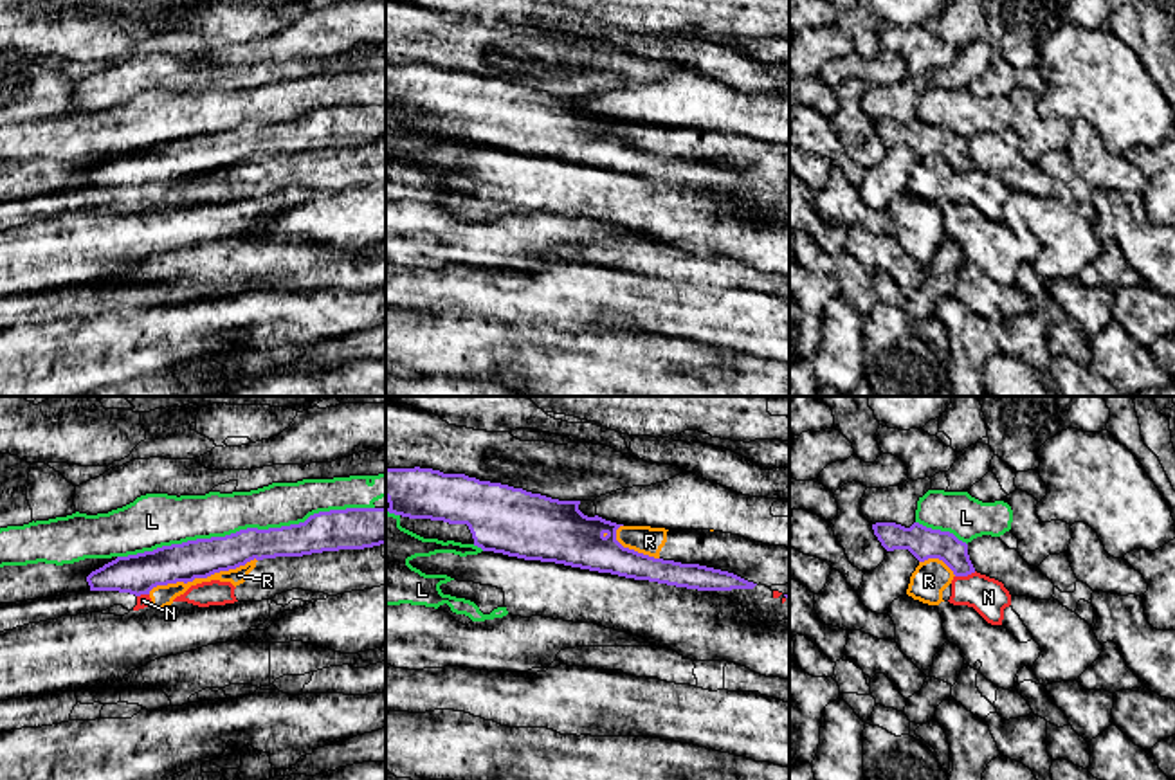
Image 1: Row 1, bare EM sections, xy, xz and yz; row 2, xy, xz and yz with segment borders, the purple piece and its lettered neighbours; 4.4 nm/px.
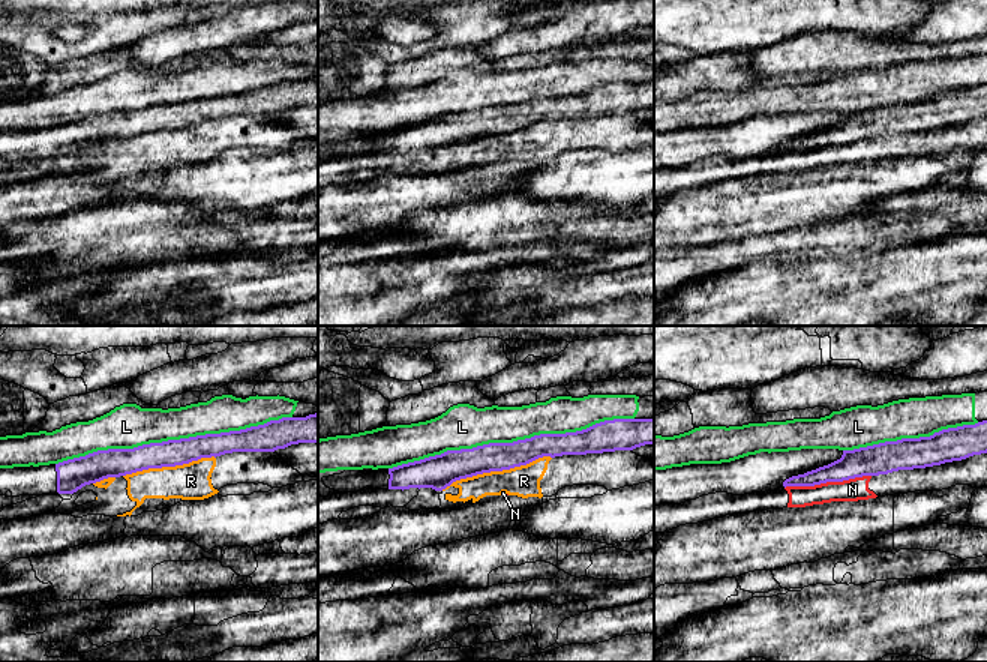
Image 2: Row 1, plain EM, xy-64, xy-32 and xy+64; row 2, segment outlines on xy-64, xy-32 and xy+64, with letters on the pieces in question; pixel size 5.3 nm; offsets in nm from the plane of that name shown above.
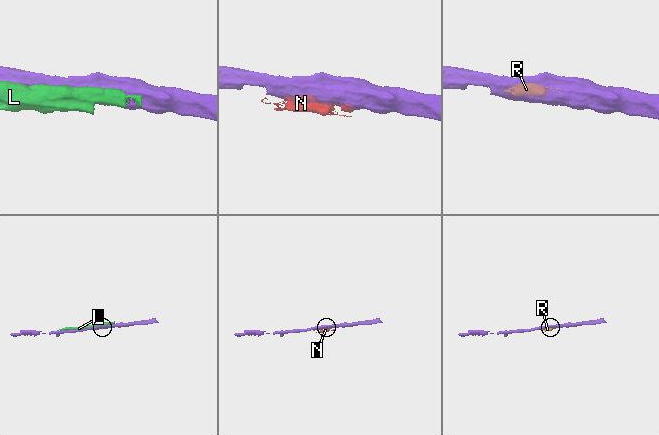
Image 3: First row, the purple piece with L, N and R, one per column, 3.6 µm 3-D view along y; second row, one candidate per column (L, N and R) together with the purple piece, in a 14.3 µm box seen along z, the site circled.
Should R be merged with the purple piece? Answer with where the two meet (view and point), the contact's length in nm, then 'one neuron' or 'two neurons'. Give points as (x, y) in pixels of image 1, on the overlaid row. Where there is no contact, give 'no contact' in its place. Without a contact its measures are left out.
contact xy (202, 577); length 500 nm; two neurons

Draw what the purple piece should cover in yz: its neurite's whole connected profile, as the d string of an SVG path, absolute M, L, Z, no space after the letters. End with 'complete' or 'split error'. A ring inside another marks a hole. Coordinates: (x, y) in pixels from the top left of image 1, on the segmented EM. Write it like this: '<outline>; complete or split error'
M876 522L872 530L887 551L908 549L919 562L939 558L955 576L975 573L968 544L950 531L932 530L919 522L914 522L910 528L896 522Z; complete

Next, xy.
M346 508L310 515L281 528L247 528L117 557L87 576L90 591L150 594L157 585L193 582L250 560L303 557L386 544L386 508Z; complete

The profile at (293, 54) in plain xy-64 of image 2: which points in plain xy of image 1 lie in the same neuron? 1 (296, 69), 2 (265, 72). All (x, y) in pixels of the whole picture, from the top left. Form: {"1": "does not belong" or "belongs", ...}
{"1": "belongs", "2": "belongs"}

